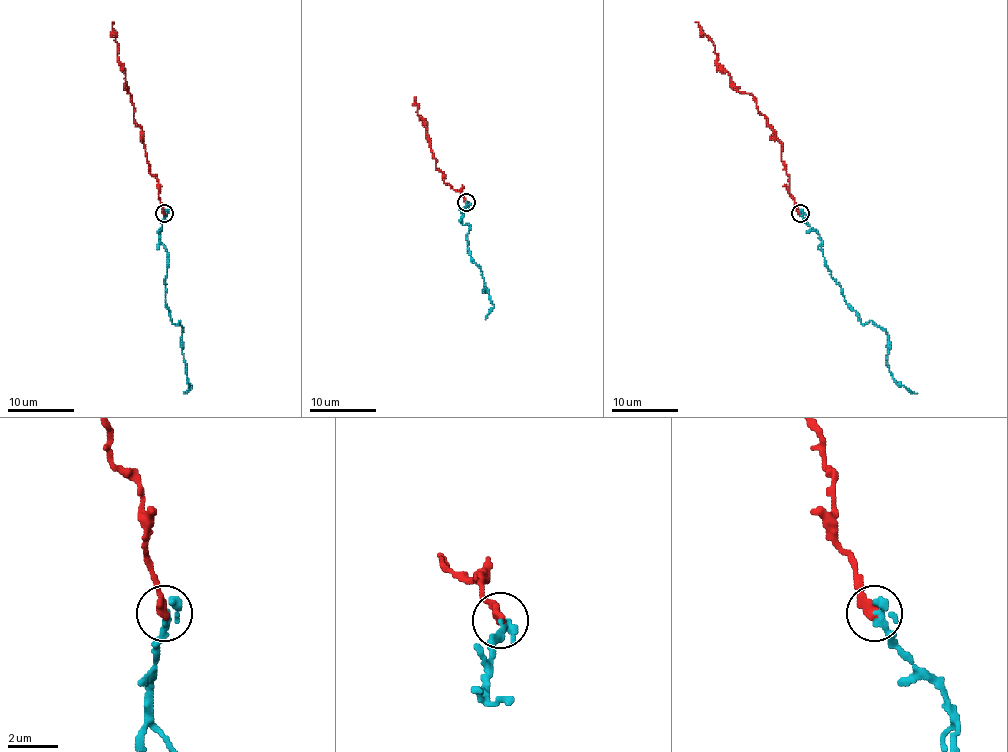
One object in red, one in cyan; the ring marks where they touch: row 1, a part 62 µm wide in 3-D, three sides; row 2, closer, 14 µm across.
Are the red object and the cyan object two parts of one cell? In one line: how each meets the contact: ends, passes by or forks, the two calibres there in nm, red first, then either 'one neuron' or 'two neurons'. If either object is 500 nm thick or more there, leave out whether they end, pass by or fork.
red ends there; cyan passes by; 400 nm thick on the red side, 280 nm on the other; one neuron

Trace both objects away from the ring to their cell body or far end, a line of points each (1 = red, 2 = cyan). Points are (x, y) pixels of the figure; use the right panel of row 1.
1: (799, 212), (789, 193), (776, 131), (758, 110), (756, 100), (736, 88), (716, 62), (713, 42), (695, 22)
2: (799, 214), (819, 236), (824, 265), (844, 300), (862, 323), (872, 320), (885, 332), (890, 375), (917, 393)

